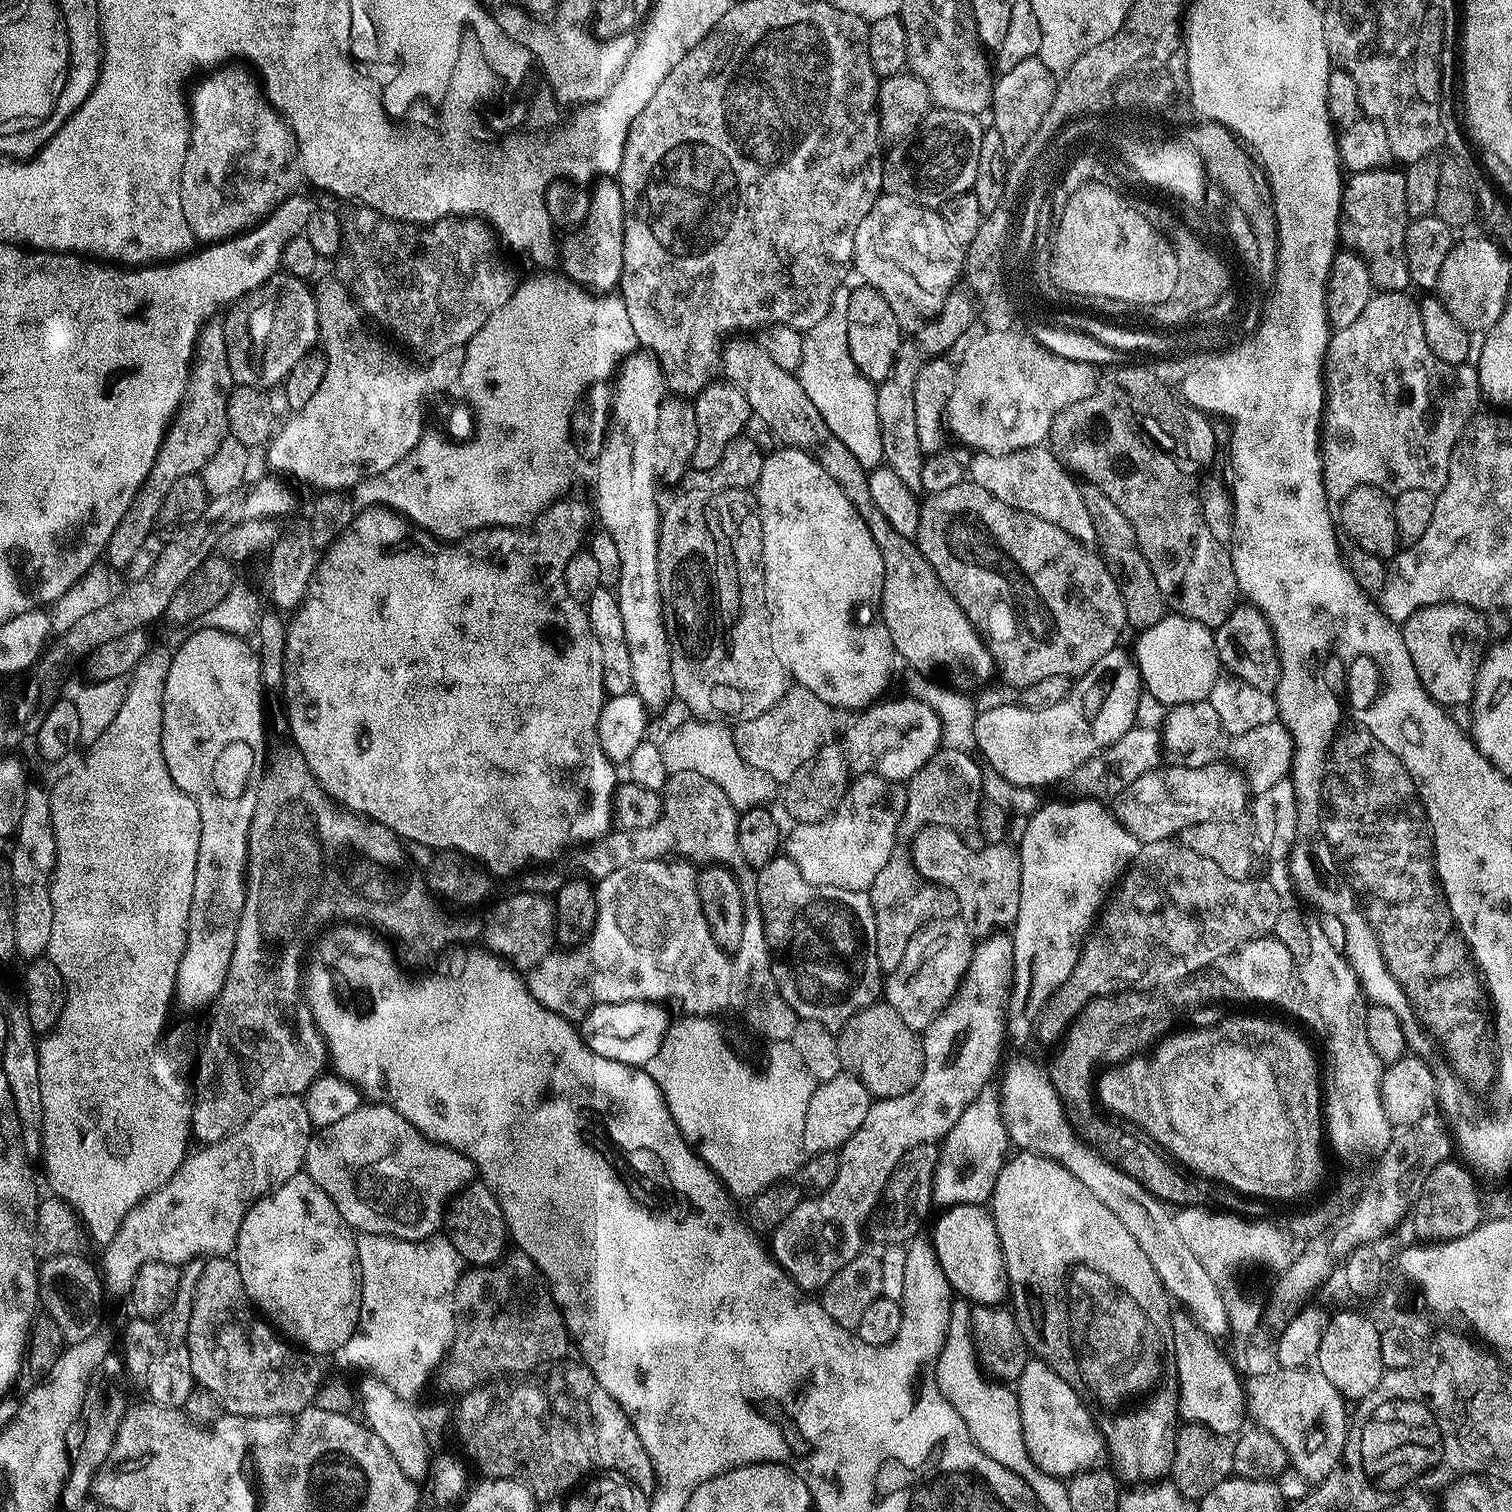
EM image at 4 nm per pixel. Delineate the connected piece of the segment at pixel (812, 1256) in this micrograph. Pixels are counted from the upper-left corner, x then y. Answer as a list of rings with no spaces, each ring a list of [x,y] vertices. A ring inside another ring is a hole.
[[[988,934],[981,940],[984,941],[981,944],[979,941],[973,947],[968,969],[964,972],[955,995],[933,1017],[931,1024],[922,1033],[924,1069],[914,1090],[901,1096],[885,1096],[872,1103],[866,1118],[862,1118],[862,1126],[858,1126],[858,1130],[854,1130],[854,1134],[850,1134],[848,1141],[838,1150],[840,1161],[834,1186],[830,1186],[830,1190],[826,1190],[820,1196],[801,1199],[799,1206],[790,1210],[787,1218],[777,1228],[772,1229],[771,1254],[801,1288],[823,1289],[824,1284],[830,1282],[830,1278],[834,1278],[834,1274],[838,1274],[842,1266],[846,1266],[846,1262],[861,1255],[860,1232],[862,1236],[866,1221],[881,1203],[890,1174],[894,1166],[898,1166],[902,1154],[919,1144],[936,1144],[943,1141],[954,1122],[962,1118],[962,1110],[966,1110],[966,1106],[970,1106],[970,1102],[978,1098],[983,1088],[989,1087],[988,1079],[996,1068],[996,1062],[1000,1058],[1000,1047],[1004,1044],[1004,1028],[1006,1032],[1006,1005],[1009,1003],[1012,987],[1012,938],[1008,934]]]

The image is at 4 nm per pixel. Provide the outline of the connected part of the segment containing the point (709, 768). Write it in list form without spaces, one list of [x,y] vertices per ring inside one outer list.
[[[696,722],[693,728],[688,724],[680,724],[665,740],[661,739],[659,745],[669,774],[678,770],[694,770],[702,774],[702,778],[710,778],[710,782],[717,784],[722,794],[730,798],[739,813],[771,805],[775,796],[777,799],[778,781],[770,778],[766,770],[750,766],[750,762],[738,754],[736,737],[727,723]]]

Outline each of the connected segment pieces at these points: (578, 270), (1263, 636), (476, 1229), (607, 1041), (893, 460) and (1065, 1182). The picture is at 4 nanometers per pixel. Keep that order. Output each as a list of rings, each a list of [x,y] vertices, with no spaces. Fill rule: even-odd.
[[[600,178],[591,189],[590,206],[583,223],[569,231],[564,240],[563,271],[589,290],[612,290],[622,274],[624,249],[624,203],[619,183],[612,178]]]
[[[1247,602],[1241,603],[1230,618],[1215,629],[1214,635],[1218,658],[1225,673],[1242,678],[1242,682],[1250,682],[1250,686],[1257,690],[1275,693],[1280,681],[1280,653],[1276,651],[1276,639],[1264,613]]]
[[[483,1182],[467,1184],[452,1196],[444,1214],[442,1228],[446,1239],[452,1243],[454,1250],[458,1250],[468,1266],[495,1263],[505,1253],[504,1243],[507,1245],[510,1240],[502,1206]]]
[[[627,1000],[626,1002],[610,1002],[596,1004],[584,1019],[579,1021],[580,1037],[594,1050],[594,1054],[602,1054],[602,1058],[610,1058],[623,1064],[647,1066],[650,1058],[658,1054],[658,1046],[668,1032],[670,1015],[656,1002],[647,1000]]]
[[[955,291],[944,301],[942,309],[936,319],[925,322],[911,334],[905,335],[898,346],[898,354],[894,354],[894,366],[885,380],[876,384],[878,426],[881,430],[881,442],[884,447],[883,459],[896,473],[912,487],[920,488],[920,477],[926,453],[918,446],[918,426],[914,415],[914,382],[922,366],[937,359],[941,354],[947,354],[951,344],[958,342],[972,324],[977,323],[976,304],[966,293]]]
[[[1023,1150],[1009,1155],[1004,1161],[1002,1170],[996,1178],[996,1185],[992,1190],[990,1211],[994,1218],[994,1226],[998,1230],[1000,1245],[1004,1251],[1006,1262],[1006,1274],[1008,1275],[1008,1291],[1010,1293],[1010,1308],[1014,1313],[1020,1333],[1024,1336],[1024,1343],[1044,1363],[1070,1385],[1080,1395],[1092,1421],[1100,1430],[1104,1438],[1107,1459],[1112,1459],[1111,1467],[1121,1481],[1150,1480],[1146,1482],[1160,1482],[1172,1471],[1172,1460],[1175,1458],[1175,1442],[1178,1429],[1178,1409],[1180,1407],[1180,1383],[1176,1377],[1176,1332],[1172,1329],[1172,1308],[1168,1291],[1164,1289],[1164,1283],[1158,1278],[1154,1266],[1150,1266],[1150,1258],[1146,1258],[1142,1246],[1134,1242],[1130,1230],[1070,1174],[1058,1162],[1054,1162],[1045,1156],[1039,1156],[1033,1152]]]

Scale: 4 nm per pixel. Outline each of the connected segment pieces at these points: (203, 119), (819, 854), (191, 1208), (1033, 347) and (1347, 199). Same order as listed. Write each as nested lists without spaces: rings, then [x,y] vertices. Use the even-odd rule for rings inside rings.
[[[227,68],[216,70],[218,72],[213,76],[205,78],[204,84],[190,92],[190,131],[180,193],[182,214],[186,214],[193,237],[197,241],[204,240],[200,242],[229,240],[231,236],[255,229],[283,200],[293,199],[298,192],[296,187],[302,184],[300,148],[291,125],[274,104],[272,109],[271,102],[264,97],[263,90],[250,73]]]
[[[875,774],[857,775],[840,797],[840,803],[826,819],[809,824],[796,824],[789,836],[787,833],[782,844],[783,851],[794,862],[794,866],[798,866],[806,882],[838,886],[842,890],[868,892],[874,878],[878,878],[882,866],[890,862],[890,854],[898,846],[898,829],[906,810],[907,797],[907,787],[901,781],[887,780]]]
[[[279,1096],[270,1098],[270,1102],[262,1102],[244,1124],[229,1132],[223,1140],[204,1144],[197,1152],[196,1149],[189,1151],[166,1183],[157,1186],[131,1208],[114,1238],[103,1249],[102,1279],[107,1291],[111,1295],[113,1292],[116,1296],[127,1297],[138,1270],[146,1266],[146,1262],[183,1266],[201,1258],[228,1256],[236,1247],[242,1218],[246,1218],[253,1204],[282,1186],[282,1182],[290,1182],[290,1178],[304,1168],[306,1146],[313,1134],[314,1127],[303,1099],[300,1096]]]
[[[981,331],[955,369],[954,394],[950,394],[946,417],[947,431],[951,435],[953,432],[962,443],[969,444],[972,450],[984,452],[1013,452],[1043,445],[1056,415],[1098,389],[1097,365],[1059,357],[1025,332]]]
[[[1385,166],[1354,172],[1347,177],[1340,194],[1338,240],[1345,249],[1355,252],[1365,261],[1377,289],[1402,292],[1409,287],[1404,257],[1404,231],[1409,219],[1403,171],[1395,172],[1392,166]]]

